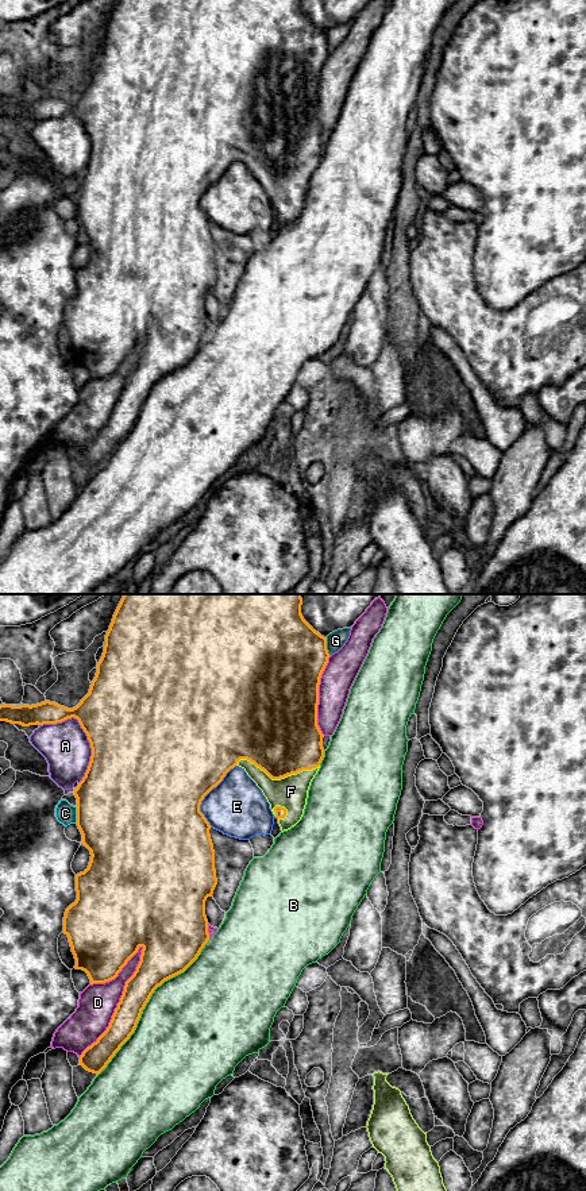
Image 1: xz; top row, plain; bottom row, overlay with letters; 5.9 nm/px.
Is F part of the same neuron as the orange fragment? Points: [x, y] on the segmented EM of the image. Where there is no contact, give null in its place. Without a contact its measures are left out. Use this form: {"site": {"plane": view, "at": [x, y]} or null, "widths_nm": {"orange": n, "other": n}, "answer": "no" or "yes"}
{"site": {"plane": "xz", "at": [277, 778]}, "widths_nm": {"orange": 460, "other": 190}, "answer": "yes"}

